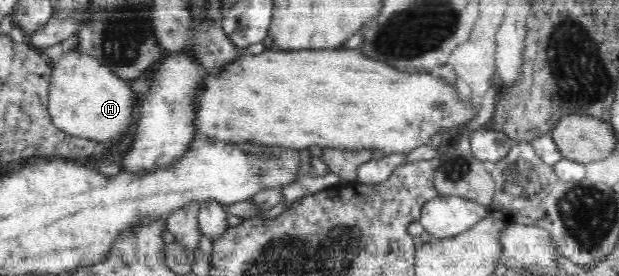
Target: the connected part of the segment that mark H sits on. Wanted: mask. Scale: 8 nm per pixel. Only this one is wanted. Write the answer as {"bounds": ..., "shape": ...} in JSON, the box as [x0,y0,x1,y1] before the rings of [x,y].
{"bounds":[48,50,136,143],"shape":[[[71,50],[65,58],[53,64],[53,78],[49,75],[48,111],[52,123],[63,132],[71,136],[78,136],[84,140],[94,140],[97,143],[127,141],[127,134],[132,132],[132,122],[135,116],[136,94],[131,90],[127,80],[119,78],[113,71],[104,66],[93,55],[83,50]]]}

